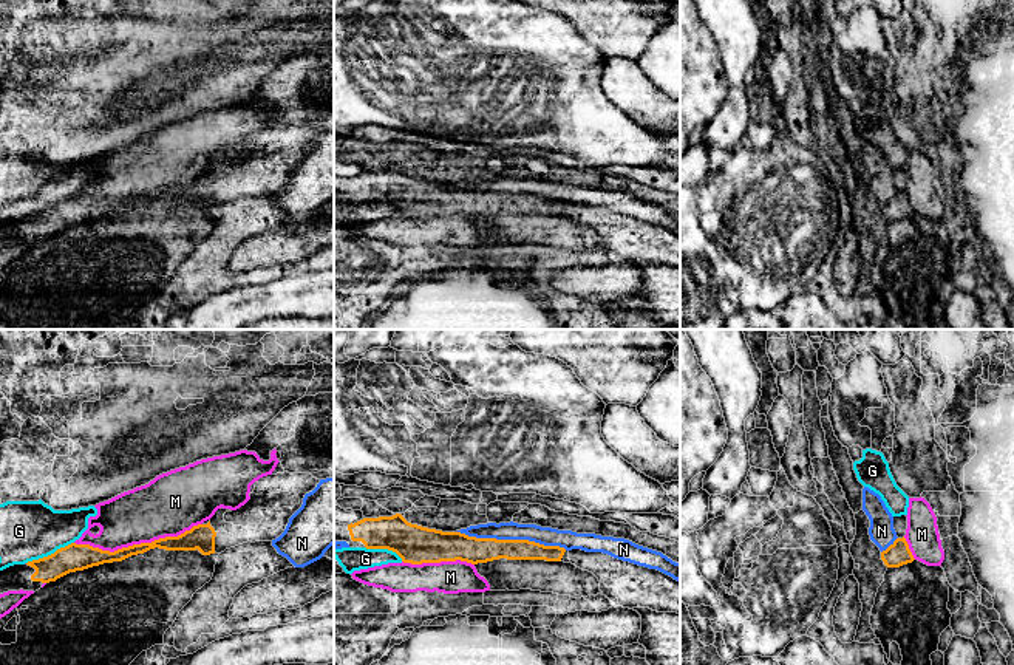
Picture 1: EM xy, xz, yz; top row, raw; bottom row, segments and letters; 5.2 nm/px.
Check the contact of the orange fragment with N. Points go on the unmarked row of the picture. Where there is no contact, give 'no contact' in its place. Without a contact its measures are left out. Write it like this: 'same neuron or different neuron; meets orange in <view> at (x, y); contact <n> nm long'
different neuron; meets orange in xz at (512, 194); contact 600 nm long

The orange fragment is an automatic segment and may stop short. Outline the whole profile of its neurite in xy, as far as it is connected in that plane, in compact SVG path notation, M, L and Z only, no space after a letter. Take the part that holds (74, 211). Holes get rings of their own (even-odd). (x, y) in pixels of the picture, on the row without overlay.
M311 127L267 128L250 139L250 153L244 159L236 164L221 161L210 173L178 190L133 198L114 206L71 196L48 210L0 224L0 247L20 243L36 246L43 237L56 235L70 226L122 215L155 201L198 203L202 209L210 209L247 195L272 195L284 186L289 172L301 161L305 148L318 136L320 133Z

